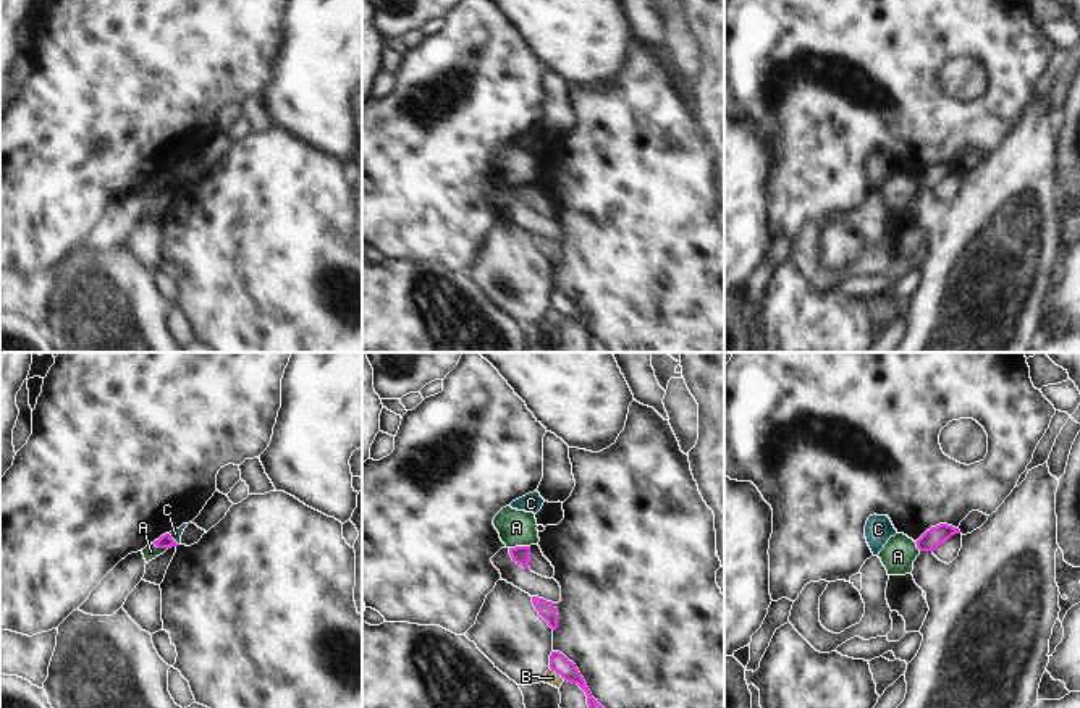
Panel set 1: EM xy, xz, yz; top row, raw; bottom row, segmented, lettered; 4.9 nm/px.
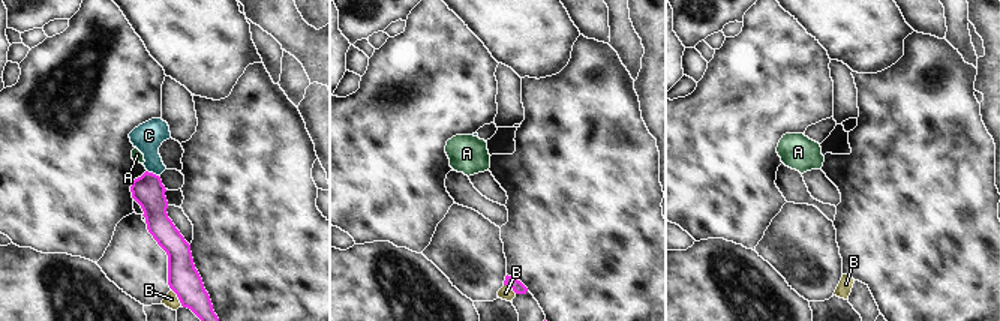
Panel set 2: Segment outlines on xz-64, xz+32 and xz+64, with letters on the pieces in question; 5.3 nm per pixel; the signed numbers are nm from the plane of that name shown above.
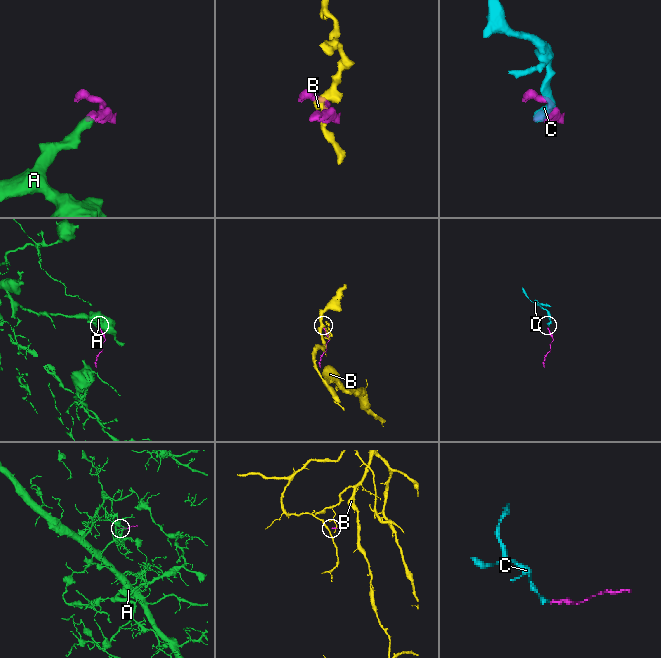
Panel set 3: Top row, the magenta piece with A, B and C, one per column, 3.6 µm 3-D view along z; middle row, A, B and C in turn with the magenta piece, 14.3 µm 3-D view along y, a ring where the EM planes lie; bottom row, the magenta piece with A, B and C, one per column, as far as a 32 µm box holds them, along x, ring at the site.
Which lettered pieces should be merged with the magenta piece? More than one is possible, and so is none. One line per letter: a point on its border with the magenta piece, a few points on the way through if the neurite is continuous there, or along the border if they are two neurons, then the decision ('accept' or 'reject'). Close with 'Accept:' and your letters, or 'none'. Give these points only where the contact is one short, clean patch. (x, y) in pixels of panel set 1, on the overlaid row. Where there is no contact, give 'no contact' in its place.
A: xz (519, 547) | along xz (529, 545), (510, 548) | reject
B: xz (558, 673) | along xz (550, 668), (565, 679) | reject
C: xy (172, 539) | along xy (168, 534), (178, 543) | reject
Accept: none

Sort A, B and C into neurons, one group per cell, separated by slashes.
A / B / C

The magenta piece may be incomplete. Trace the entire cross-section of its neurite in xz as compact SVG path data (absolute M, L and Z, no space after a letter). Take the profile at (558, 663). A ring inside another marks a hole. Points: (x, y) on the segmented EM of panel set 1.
M551 651L550 655L550 669L559 674L564 681L577 684L587 695L587 705L589 708L603 708L598 700L595 700L580 676L579 669L572 661L569 661L563 653Z

